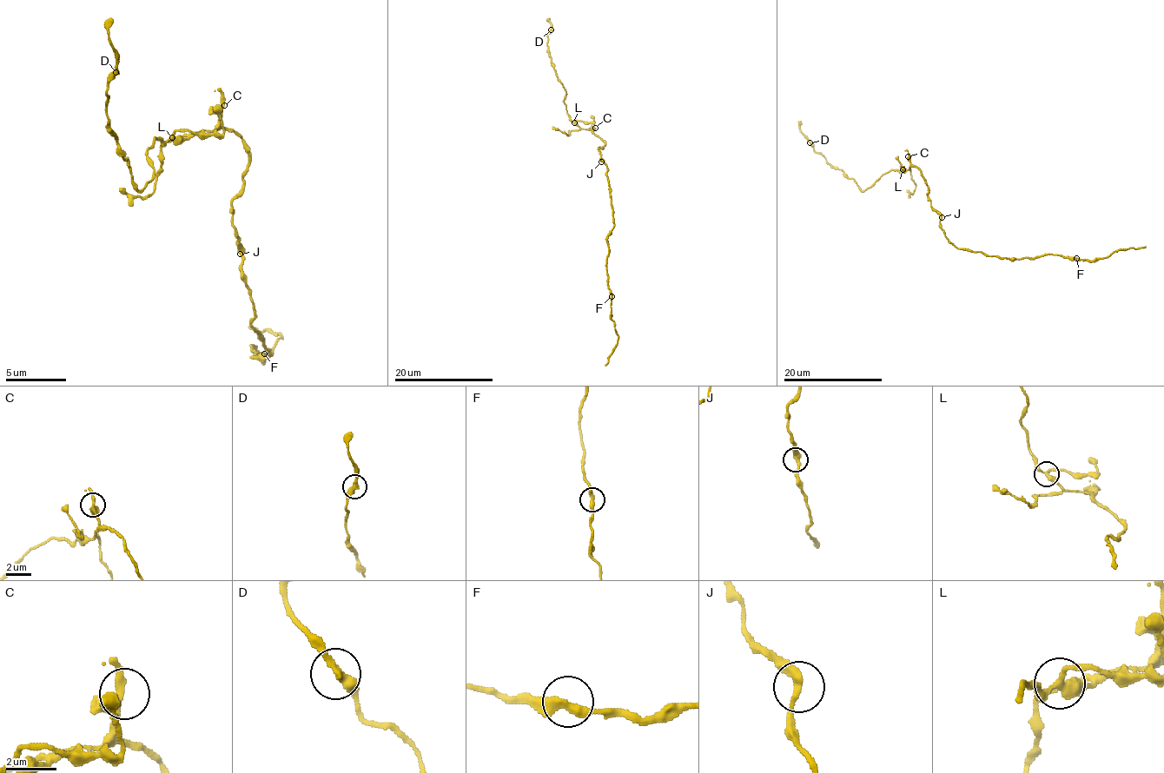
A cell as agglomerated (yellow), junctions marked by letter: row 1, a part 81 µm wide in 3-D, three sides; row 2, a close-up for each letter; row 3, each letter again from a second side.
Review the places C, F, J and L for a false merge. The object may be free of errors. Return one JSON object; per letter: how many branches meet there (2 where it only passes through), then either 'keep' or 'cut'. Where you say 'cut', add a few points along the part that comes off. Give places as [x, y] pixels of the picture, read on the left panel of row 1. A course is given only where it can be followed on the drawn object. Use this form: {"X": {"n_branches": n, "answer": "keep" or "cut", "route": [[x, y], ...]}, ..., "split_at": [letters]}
{"C": {"n_branches": 3, "answer": "keep"}, "F": {"n_branches": 2, "answer": "keep"}, "J": {"n_branches": 2, "answer": "keep"}, "L": {"n_branches": 3, "answer": "cut", "route": [[173, 138], [155, 138], [148, 150], [151, 178], [139, 190], [106, 117], [106, 89], [115, 69], [112, 17]]}, "split_at": ["L"]}

